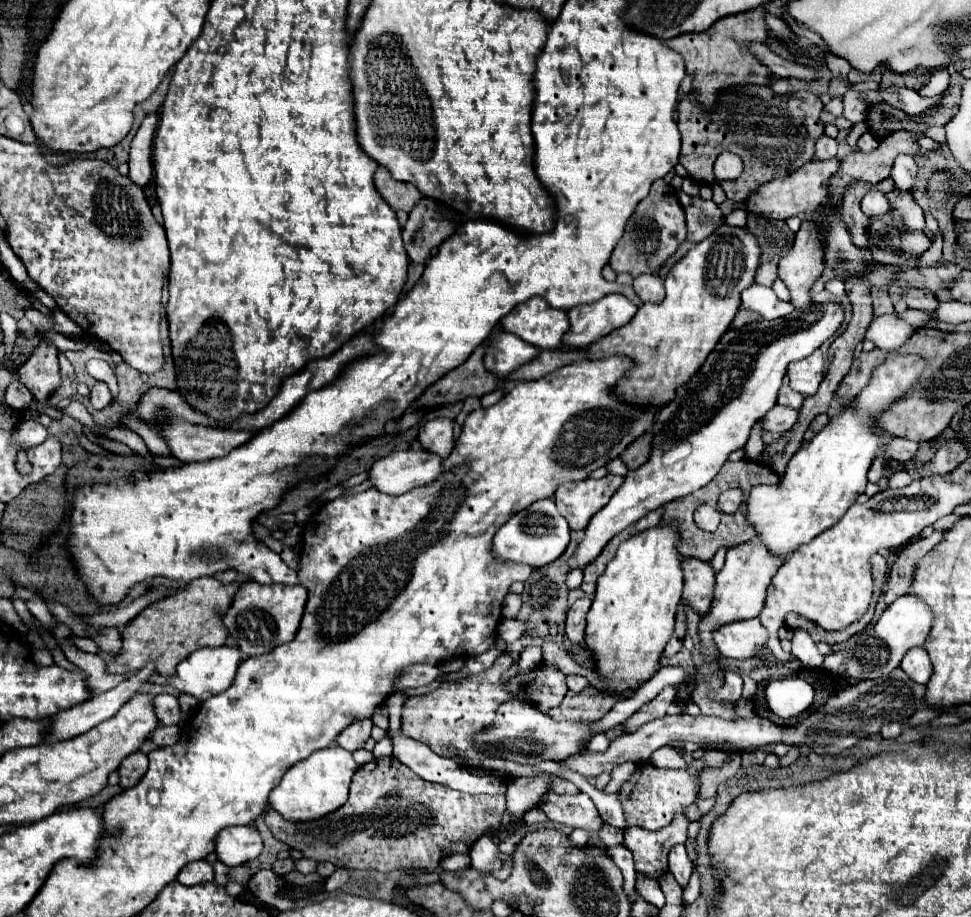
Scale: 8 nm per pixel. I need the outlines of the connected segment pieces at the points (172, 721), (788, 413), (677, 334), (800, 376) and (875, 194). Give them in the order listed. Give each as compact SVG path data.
M158 694L154 698L156 714L160 718L160 724L164 726L176 726L182 720L182 710L178 706L178 698L172 694Z
M776 404L764 418L762 424L766 430L770 432L788 432L798 420L798 410L788 408L788 406L780 406Z
M722 224L706 240L692 246L672 266L670 274L664 276L666 298L658 304L642 304L632 322L594 344L592 354L602 354L592 358L626 354L636 362L616 384L616 392L638 404L668 404L674 398L674 390L698 372L708 352L716 346L716 340L730 328L740 308L740 292L754 284L758 266L760 246L740 226Z
M820 350L812 352L810 356L806 356L804 360L792 362L788 366L788 378L790 378L790 386L800 392L802 396L812 396L818 392L820 382L824 380L824 356Z
M870 190L864 194L862 202L860 202L860 208L862 212L868 216L868 218L874 218L874 216L882 216L890 210L890 204L888 204L888 198L884 192L880 190Z

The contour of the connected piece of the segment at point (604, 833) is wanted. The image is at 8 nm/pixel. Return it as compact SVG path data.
M604 824L602 830L600 830L600 838L602 838L604 846L610 848L610 846L616 846L616 844L622 844L624 832L618 830L618 828L612 828L612 826L608 826L608 824Z

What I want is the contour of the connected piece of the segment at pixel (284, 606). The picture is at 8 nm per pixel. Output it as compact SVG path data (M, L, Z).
M248 580L236 594L230 610L226 612L228 616L224 616L224 624L230 632L230 636L236 640L238 648L246 656L266 654L272 648L276 648L284 642L290 642L296 636L306 598L308 598L308 592L300 584L296 584L296 586L282 586L282 584L264 586L254 580Z

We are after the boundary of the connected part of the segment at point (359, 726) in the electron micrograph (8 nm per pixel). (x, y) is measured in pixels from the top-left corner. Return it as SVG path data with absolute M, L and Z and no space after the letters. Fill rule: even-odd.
M358 720L352 722L344 732L340 732L338 736L338 744L350 752L364 748L366 740L370 738L372 732L372 720Z

